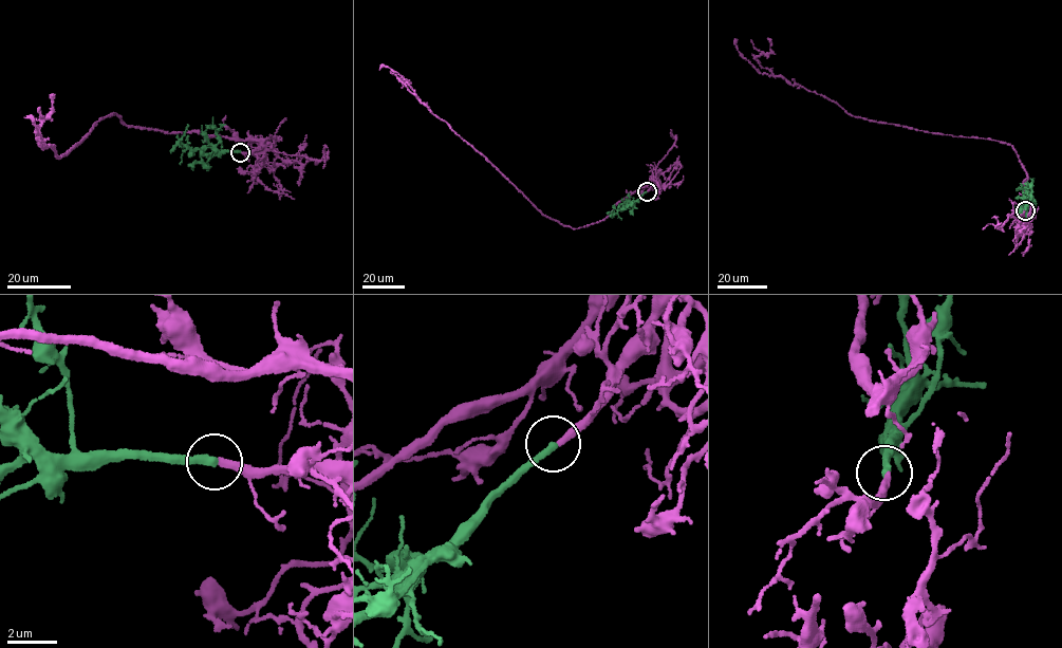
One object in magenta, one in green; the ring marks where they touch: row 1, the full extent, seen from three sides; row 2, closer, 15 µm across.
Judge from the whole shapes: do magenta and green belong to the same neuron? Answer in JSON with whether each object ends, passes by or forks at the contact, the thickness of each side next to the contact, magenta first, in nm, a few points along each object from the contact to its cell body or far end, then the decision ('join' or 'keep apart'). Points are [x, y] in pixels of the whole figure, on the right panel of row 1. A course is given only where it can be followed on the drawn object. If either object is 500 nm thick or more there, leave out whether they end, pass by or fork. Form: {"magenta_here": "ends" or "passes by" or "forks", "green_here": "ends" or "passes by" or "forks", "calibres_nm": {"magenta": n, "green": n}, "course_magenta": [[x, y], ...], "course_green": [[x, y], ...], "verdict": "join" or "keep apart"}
{"magenta_here": "ends", "green_here": "ends", "calibres_nm": {"magenta": 300, "green": 320}, "course_magenta": [[1026, 210], [1018, 210], [1025, 171], [1011, 145], [851, 115], [762, 67], [756, 58], [770, 52], [767, 38]], "course_green": [[1025, 210], [1025, 187], [1033, 179]], "verdict": "join"}

